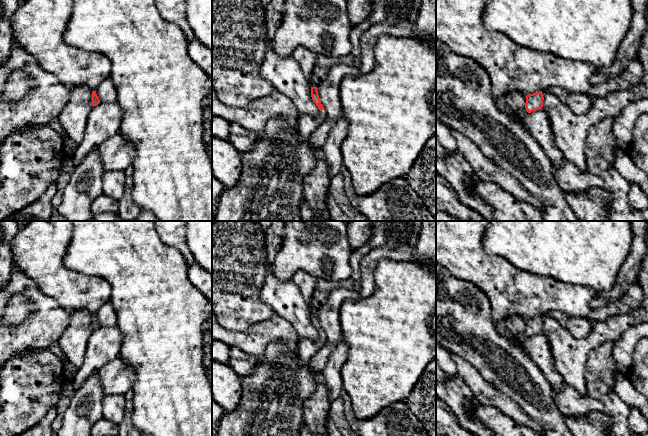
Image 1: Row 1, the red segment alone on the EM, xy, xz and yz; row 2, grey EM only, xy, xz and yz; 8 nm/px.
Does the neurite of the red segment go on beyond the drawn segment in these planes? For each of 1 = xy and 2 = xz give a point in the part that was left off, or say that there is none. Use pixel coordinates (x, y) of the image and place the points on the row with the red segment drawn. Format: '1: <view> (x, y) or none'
1: none
2: xz (306, 124)

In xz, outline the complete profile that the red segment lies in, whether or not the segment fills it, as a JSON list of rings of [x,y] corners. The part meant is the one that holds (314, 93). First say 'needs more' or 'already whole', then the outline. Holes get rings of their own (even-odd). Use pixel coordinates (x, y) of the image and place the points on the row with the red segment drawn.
needs more; [[[311,87],[311,97],[313,102],[319,109],[317,116],[300,115],[297,123],[297,130],[300,140],[305,140],[310,137],[312,132],[326,119],[326,112],[320,102],[317,87]]]

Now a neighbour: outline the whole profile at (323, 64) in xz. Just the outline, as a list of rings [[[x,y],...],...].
[[[352,54],[342,57],[327,57],[324,55],[318,55],[315,61],[310,84],[313,87],[317,87],[326,77],[329,70],[336,65],[352,65]]]

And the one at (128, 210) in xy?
[[[129,166],[125,169],[125,191],[119,200],[119,210],[117,215],[124,221],[134,221],[140,214],[141,209],[135,204],[132,198],[133,188],[133,168]]]

